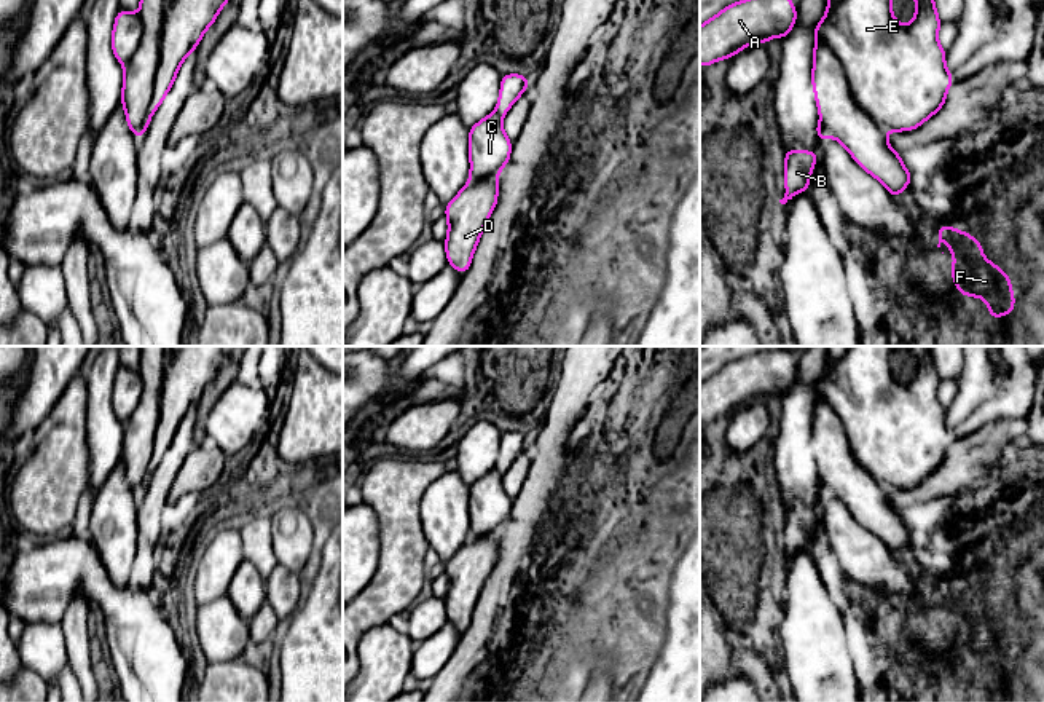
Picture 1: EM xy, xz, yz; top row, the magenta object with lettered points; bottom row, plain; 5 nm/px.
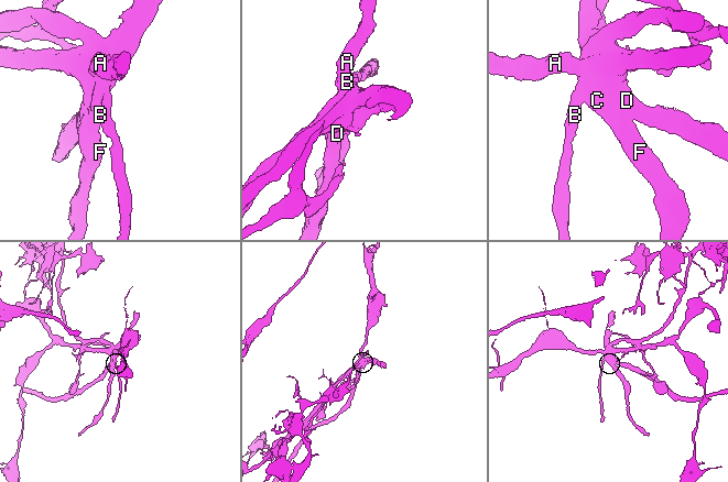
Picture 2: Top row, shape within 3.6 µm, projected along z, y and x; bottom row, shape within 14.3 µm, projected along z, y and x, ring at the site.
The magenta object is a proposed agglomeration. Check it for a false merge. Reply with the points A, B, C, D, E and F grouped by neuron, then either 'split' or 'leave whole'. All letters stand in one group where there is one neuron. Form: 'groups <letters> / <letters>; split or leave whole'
groups A B D E / C F; split

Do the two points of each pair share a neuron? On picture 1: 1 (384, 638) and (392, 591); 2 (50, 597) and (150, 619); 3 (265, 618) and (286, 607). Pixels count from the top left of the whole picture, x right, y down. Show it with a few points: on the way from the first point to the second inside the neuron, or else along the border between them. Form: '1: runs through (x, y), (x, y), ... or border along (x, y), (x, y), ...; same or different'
1: border along (388, 623), (373, 626), (359, 642); different
2: runs through (75, 575), (86, 575), (125, 610); same
3: border along (265, 602), (279, 619); different

